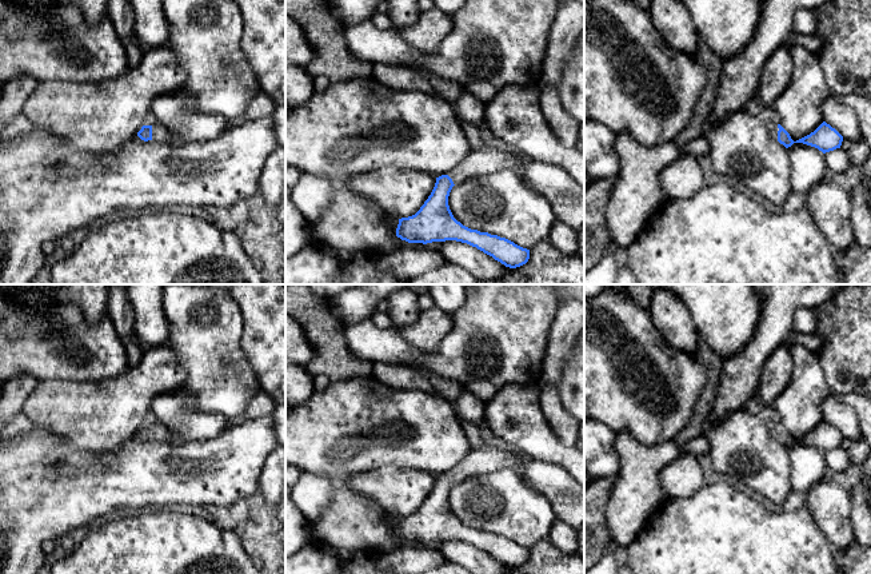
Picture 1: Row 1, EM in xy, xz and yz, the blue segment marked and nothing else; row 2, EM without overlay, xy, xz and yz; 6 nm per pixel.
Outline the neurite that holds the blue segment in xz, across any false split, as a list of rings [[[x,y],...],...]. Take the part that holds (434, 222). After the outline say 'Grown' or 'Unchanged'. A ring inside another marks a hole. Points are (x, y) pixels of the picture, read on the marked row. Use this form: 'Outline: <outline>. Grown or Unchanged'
Outline: [[[484,146],[482,150],[471,151],[447,175],[436,178],[431,195],[415,215],[399,219],[396,236],[408,243],[423,244],[456,240],[476,247],[506,267],[516,268],[526,264],[530,250],[506,238],[463,226],[454,218],[448,206],[448,196],[455,184],[471,176],[506,168],[519,171],[520,167],[522,160],[504,148]]]. Grown

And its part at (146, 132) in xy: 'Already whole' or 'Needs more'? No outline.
Needs more

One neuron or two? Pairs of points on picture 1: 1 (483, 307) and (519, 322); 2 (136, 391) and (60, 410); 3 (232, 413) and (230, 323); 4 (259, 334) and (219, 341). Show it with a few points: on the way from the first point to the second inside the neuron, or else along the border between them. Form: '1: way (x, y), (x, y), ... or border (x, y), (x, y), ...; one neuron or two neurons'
1: way (492, 307), (504, 307), (510, 313); one neuron
2: way (118, 406), (114, 410), (79, 410); one neuron
3: way (232, 390), (234, 359), (230, 355), (230, 346); one neuron
4: border (238, 306), (243, 321), (242, 349), (251, 366); two neurons

